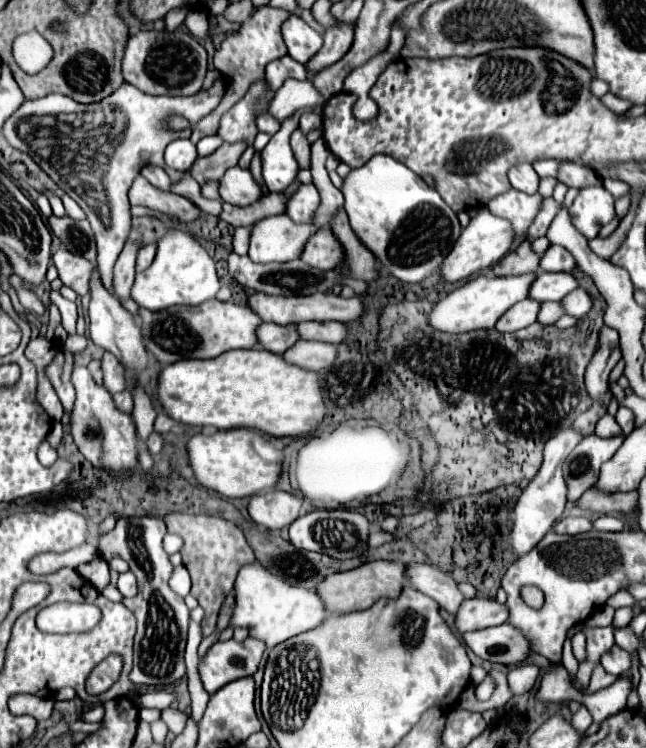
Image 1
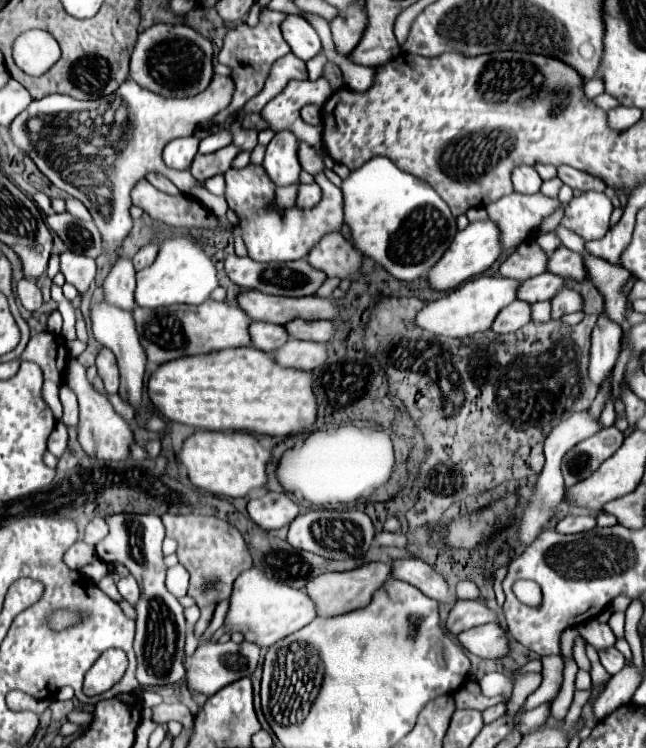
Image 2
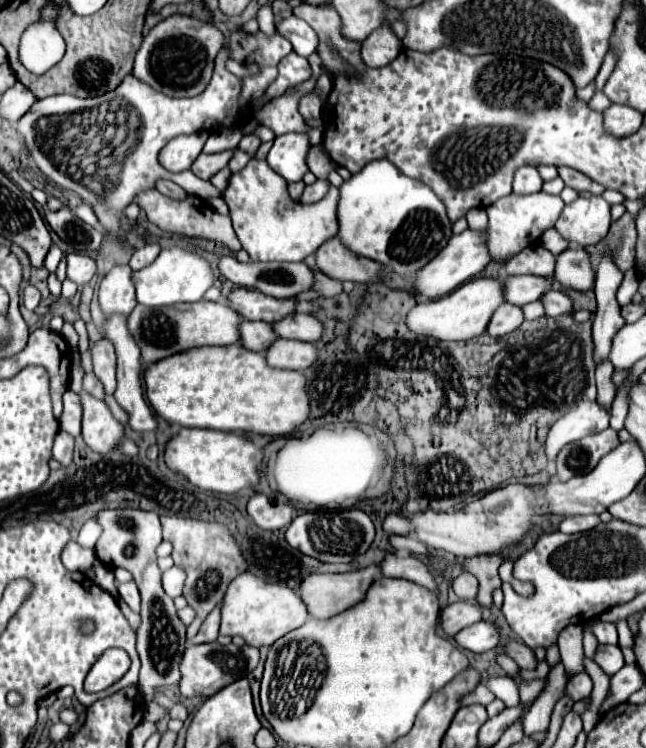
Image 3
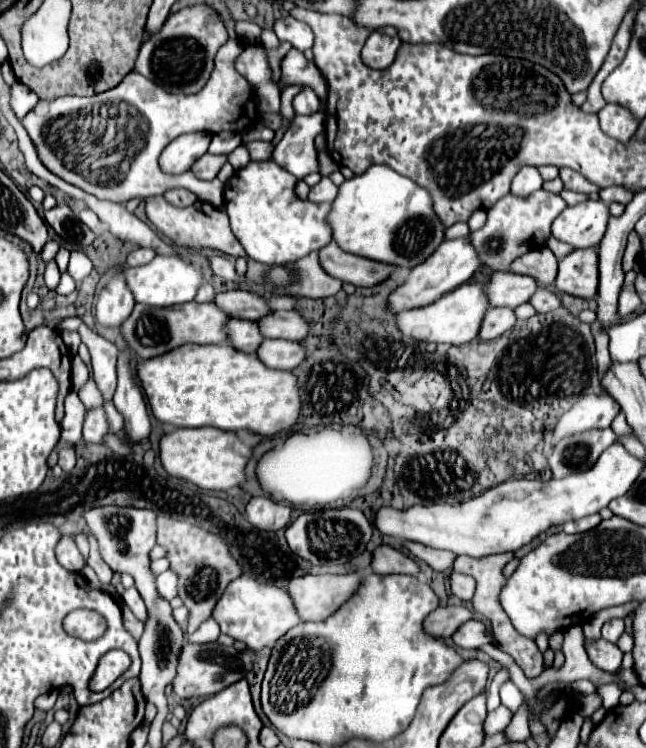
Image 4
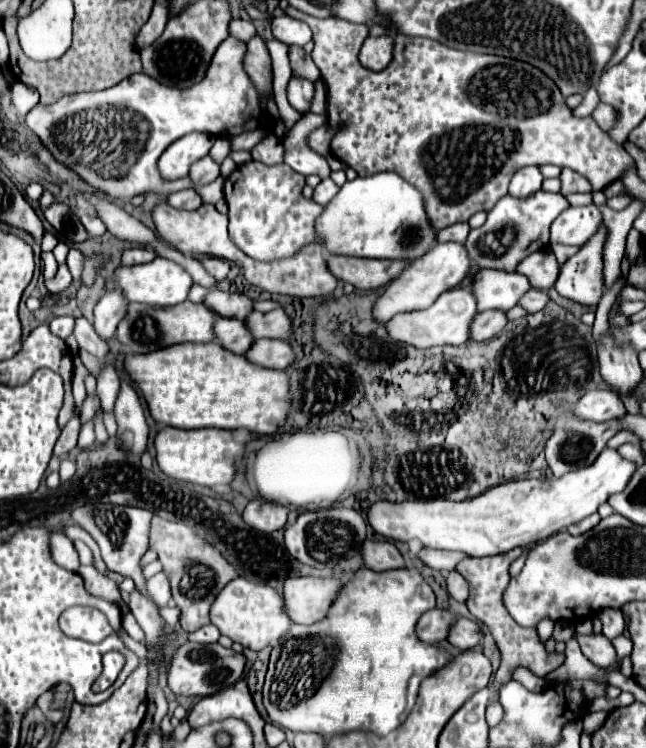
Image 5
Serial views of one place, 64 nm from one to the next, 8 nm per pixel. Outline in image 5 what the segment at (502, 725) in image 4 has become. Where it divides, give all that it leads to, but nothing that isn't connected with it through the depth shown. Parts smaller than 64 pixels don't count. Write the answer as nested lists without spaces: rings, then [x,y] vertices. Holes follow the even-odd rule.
[[[498,700],[490,702],[490,704],[488,704],[488,710],[486,710],[486,720],[488,720],[488,724],[490,724],[490,726],[496,726],[496,724],[502,720],[502,712],[504,712],[504,708],[500,706]]]

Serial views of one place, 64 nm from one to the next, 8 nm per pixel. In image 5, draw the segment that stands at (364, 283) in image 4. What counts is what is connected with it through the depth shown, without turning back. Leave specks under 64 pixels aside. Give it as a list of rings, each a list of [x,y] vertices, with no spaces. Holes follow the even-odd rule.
[[[326,256],[326,262],[330,272],[338,280],[350,282],[360,290],[374,290],[378,286],[386,286],[408,264],[406,260],[366,260],[348,256]]]

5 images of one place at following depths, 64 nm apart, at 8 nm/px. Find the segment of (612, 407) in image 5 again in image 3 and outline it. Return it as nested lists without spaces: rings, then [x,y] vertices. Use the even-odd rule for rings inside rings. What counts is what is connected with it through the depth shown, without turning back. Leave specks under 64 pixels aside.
[[[578,402],[550,428],[550,434],[546,438],[546,456],[550,460],[550,466],[554,466],[556,454],[562,446],[602,432],[604,428],[608,428],[608,420],[610,410],[606,410],[600,402]]]

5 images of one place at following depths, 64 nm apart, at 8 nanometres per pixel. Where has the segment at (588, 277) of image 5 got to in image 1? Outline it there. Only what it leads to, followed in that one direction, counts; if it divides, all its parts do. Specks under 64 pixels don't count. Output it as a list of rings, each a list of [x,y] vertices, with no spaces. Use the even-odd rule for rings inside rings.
[[[552,244],[542,256],[540,268],[546,272],[574,272],[576,262],[574,262],[574,256],[564,246]]]

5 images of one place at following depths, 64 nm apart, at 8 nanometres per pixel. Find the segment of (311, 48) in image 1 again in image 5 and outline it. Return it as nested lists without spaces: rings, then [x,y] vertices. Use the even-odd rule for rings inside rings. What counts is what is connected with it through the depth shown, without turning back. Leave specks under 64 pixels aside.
[[[278,16],[278,18],[272,18],[272,34],[276,40],[284,42],[284,44],[296,44],[296,46],[304,46],[310,38],[312,38],[312,32],[308,28],[308,24],[300,22],[300,20],[294,20],[290,16]]]

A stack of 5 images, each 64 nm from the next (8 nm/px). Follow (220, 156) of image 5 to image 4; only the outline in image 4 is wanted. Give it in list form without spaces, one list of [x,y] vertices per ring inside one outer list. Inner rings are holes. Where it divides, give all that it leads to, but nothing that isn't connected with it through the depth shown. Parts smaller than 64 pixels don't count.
[[[220,132],[220,134],[212,136],[208,152],[210,154],[230,154],[240,144],[242,144],[242,140],[240,140],[238,132]]]

